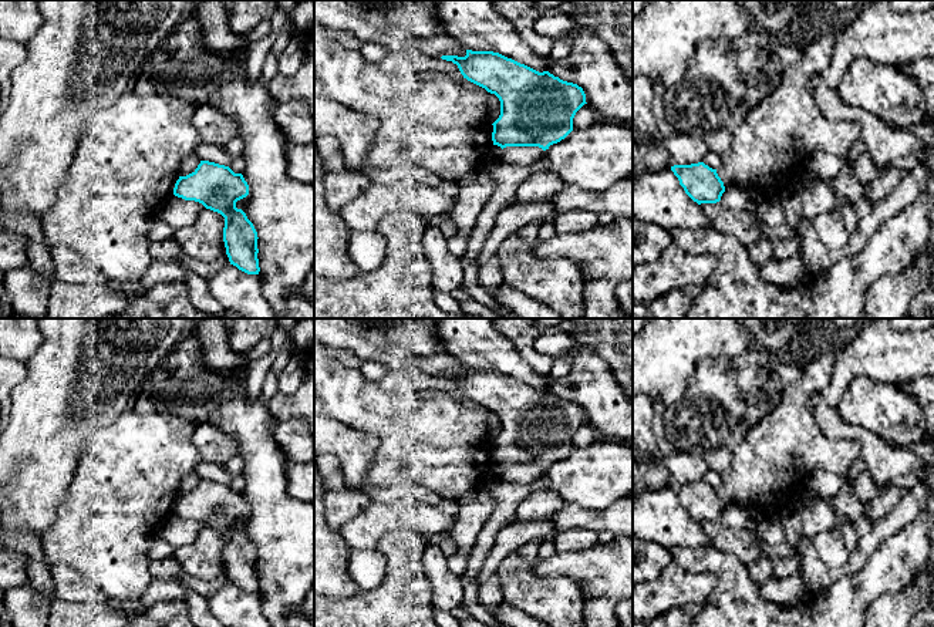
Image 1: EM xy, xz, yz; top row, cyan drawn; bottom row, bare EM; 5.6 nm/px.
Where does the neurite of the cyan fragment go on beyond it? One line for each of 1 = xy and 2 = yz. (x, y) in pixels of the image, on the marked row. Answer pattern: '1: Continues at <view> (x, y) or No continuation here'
1: No continuation here
2: No continuation here

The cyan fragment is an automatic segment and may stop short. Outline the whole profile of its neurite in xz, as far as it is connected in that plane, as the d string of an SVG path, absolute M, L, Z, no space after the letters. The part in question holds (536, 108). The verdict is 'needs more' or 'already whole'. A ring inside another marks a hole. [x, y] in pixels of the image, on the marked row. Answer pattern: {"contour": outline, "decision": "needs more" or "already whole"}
{"contour": "M466 50L465 57L442 55L441 58L456 64L463 78L499 98L500 115L492 124L492 141L502 149L506 146L549 149L573 131L576 112L587 104L586 94L577 84L563 81L549 71L539 73L499 53Z", "decision": "already whole"}

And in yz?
{"contour": "M704 162L691 165L674 165L671 171L678 178L685 193L698 205L716 203L725 192L724 182L716 169L709 168Z", "decision": "already whole"}

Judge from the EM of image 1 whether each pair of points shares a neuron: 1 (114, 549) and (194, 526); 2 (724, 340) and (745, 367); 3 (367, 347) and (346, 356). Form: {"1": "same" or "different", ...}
{"1": "different", "2": "different", "3": "different"}

